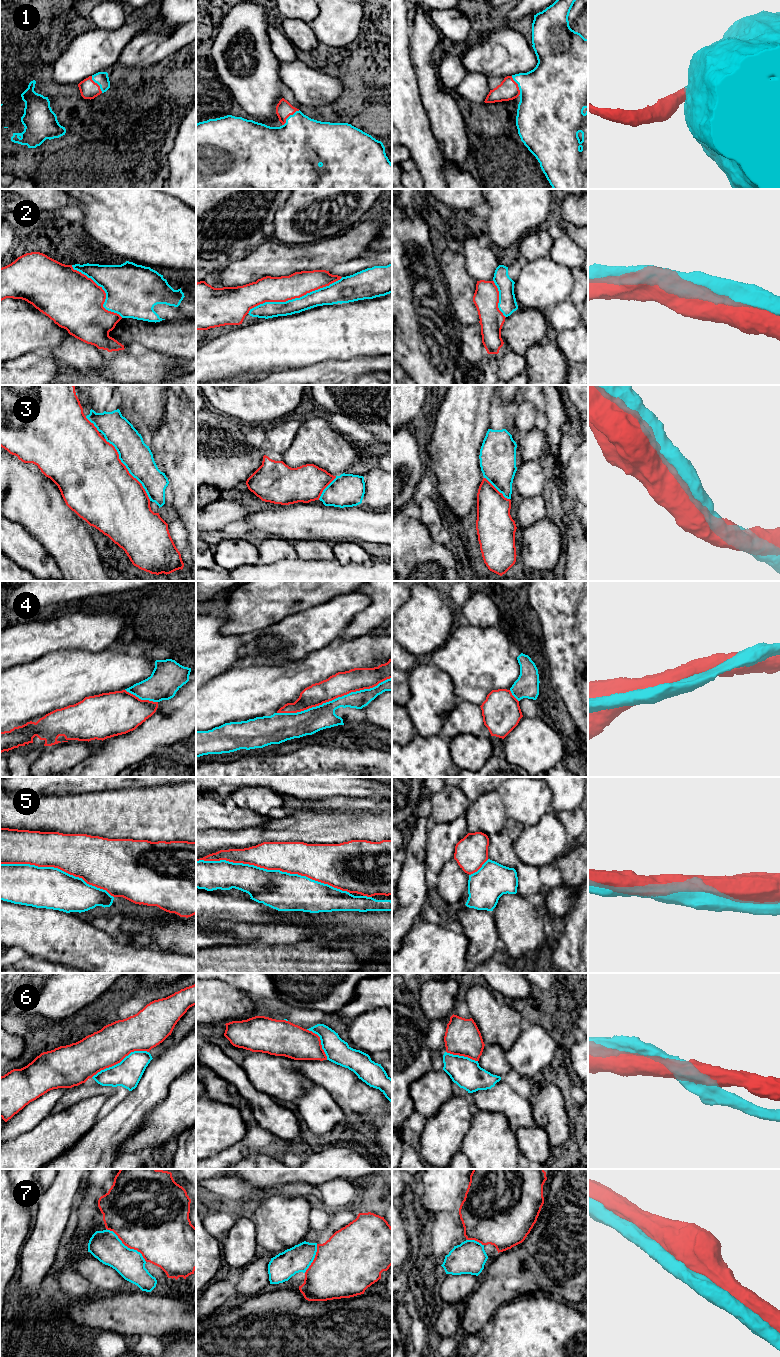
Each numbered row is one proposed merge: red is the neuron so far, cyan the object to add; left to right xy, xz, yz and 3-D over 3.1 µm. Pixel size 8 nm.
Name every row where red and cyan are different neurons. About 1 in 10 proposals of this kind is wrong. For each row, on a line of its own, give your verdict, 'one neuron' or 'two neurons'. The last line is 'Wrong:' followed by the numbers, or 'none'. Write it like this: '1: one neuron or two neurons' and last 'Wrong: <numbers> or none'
1: one neuron
2: one neuron
3: one neuron
4: one neuron
5: one neuron
6: one neuron
7: one neuron
Wrong: none

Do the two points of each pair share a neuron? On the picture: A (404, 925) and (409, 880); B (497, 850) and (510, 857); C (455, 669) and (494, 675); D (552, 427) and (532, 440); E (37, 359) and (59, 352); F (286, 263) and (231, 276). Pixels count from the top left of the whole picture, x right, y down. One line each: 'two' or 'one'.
A: one
B: one
C: one
D: two
E: two
F: one

